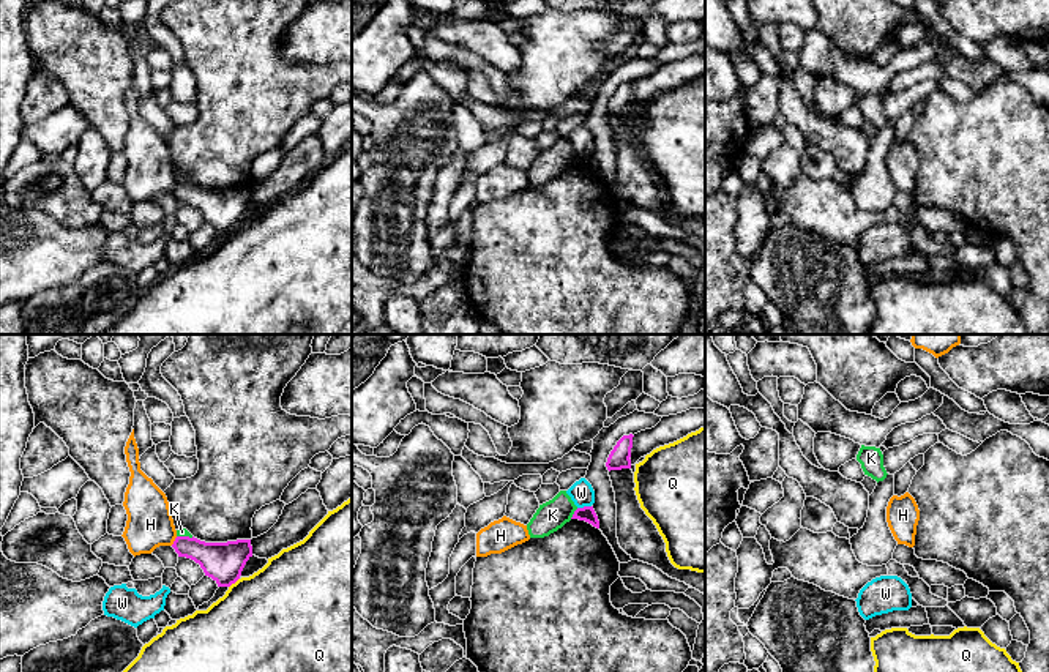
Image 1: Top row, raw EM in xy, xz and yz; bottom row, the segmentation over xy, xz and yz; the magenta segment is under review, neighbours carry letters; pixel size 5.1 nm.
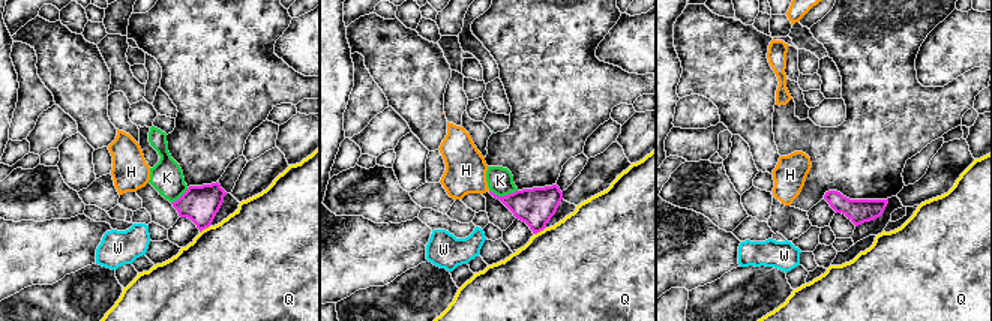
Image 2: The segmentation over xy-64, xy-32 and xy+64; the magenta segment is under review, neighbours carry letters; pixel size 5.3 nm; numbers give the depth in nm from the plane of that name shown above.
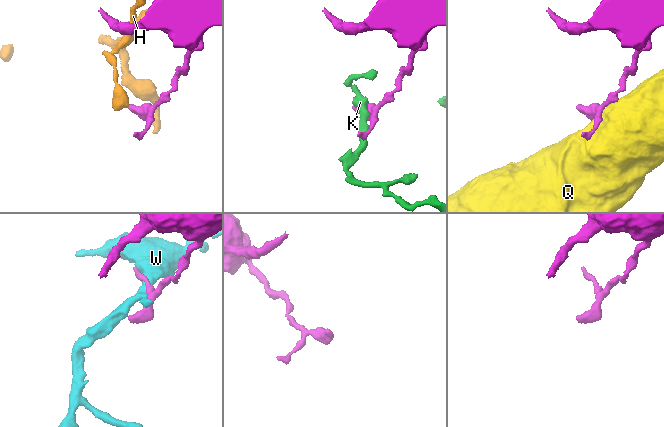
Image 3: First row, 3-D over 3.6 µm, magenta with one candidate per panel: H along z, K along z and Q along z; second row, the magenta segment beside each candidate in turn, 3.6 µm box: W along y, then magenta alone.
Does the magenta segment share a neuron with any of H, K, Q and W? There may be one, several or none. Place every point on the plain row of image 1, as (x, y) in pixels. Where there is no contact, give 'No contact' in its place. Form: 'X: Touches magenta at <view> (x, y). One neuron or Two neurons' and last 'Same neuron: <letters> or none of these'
H: Touches magenta at xy (174, 188). Two neurons
K: Touches magenta at xz (574, 160). Two neurons
Q: Touches magenta at xy (234, 229). Two neurons
W: Touches magenta at xz (584, 153). Two neurons
Same neuron: none of these

